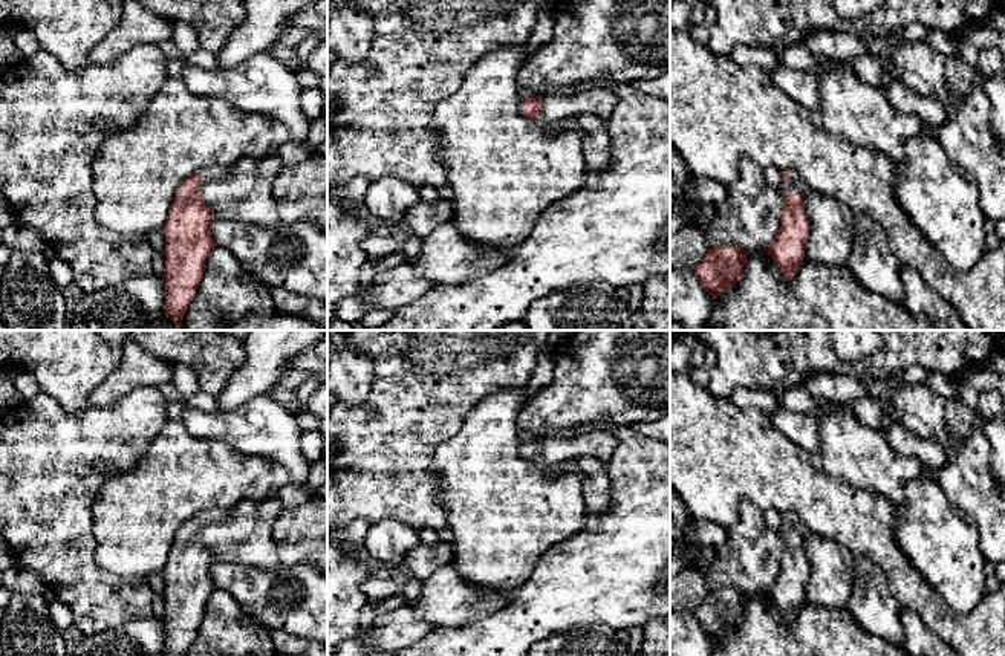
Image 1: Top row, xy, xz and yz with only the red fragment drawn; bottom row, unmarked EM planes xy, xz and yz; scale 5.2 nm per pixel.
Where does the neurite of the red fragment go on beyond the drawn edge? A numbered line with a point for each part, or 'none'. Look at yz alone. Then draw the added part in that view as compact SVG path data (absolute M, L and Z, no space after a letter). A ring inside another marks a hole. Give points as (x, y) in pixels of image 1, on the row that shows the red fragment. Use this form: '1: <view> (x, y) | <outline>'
1: yz (796, 185) | M788 171L788 173L791 176L791 182L789 183L782 182L779 188L783 199L792 193L805 193L808 190L805 182L800 179L800 176L795 171Z

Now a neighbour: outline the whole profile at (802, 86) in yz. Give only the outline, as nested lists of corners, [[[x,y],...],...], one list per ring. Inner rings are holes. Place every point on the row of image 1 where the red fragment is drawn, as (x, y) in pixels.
[[[779,66],[771,73],[772,83],[783,93],[808,110],[820,110],[817,73]]]

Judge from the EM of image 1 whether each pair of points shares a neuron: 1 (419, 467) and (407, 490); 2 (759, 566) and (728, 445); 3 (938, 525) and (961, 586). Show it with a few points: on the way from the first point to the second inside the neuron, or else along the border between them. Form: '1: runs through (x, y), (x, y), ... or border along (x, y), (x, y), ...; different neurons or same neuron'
1: runs through (413, 473), (407, 483); same neuron
2: border along (762, 509), (744, 499), (739, 519), (727, 529); different neurons
3: runs through (938, 540), (956, 571); same neuron

